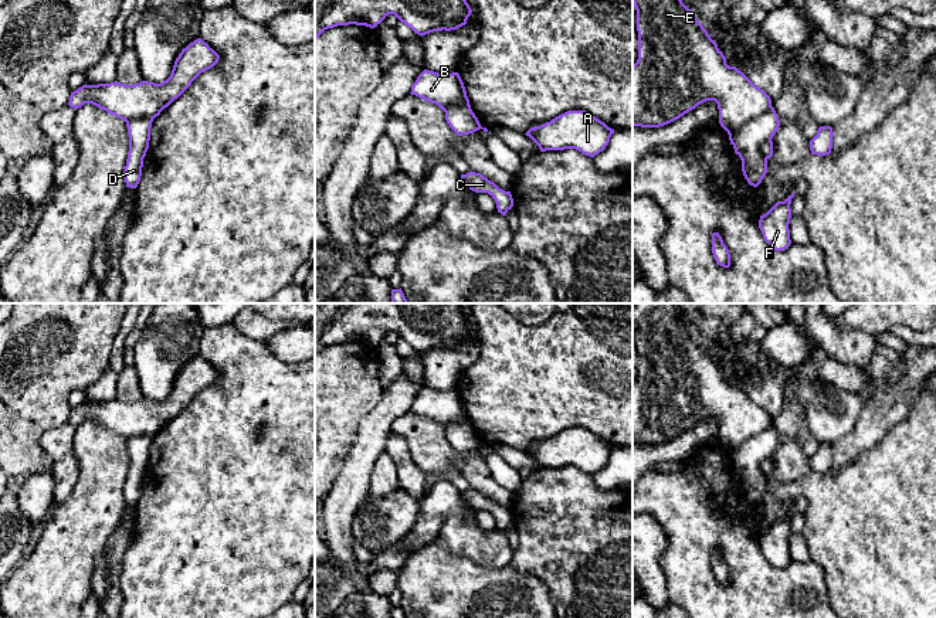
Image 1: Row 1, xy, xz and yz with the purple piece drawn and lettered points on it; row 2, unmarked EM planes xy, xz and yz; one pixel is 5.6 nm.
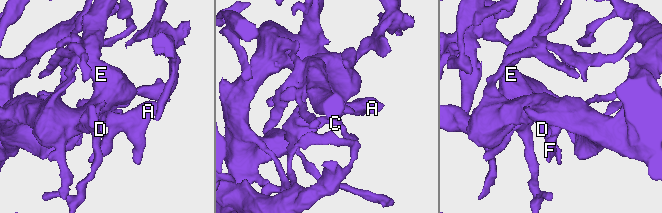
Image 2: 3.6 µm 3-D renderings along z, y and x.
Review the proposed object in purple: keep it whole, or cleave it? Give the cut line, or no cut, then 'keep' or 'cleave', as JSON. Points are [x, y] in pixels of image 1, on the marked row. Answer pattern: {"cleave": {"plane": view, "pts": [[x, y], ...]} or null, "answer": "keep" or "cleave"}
{"cleave": {"plane": "yz", "pts": [[772, 107], [750, 118], [732, 143]]}, "answer": "cleave"}

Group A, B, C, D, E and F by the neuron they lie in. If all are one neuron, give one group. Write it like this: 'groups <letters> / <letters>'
groups A B C E F / D

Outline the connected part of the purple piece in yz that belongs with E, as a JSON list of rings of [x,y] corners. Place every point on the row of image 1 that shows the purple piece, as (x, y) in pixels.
[[[633,0],[633,4],[637,10],[638,31],[638,60],[633,65],[633,126],[659,128],[679,119],[706,101],[715,101],[719,109],[719,123],[733,145],[737,132],[746,122],[771,108],[771,99],[763,89],[736,67],[726,64],[718,44],[682,0]]]

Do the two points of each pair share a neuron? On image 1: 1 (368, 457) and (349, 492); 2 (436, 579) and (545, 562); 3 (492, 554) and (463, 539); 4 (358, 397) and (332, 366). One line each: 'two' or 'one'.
1: one
2: two
3: one
4: one

